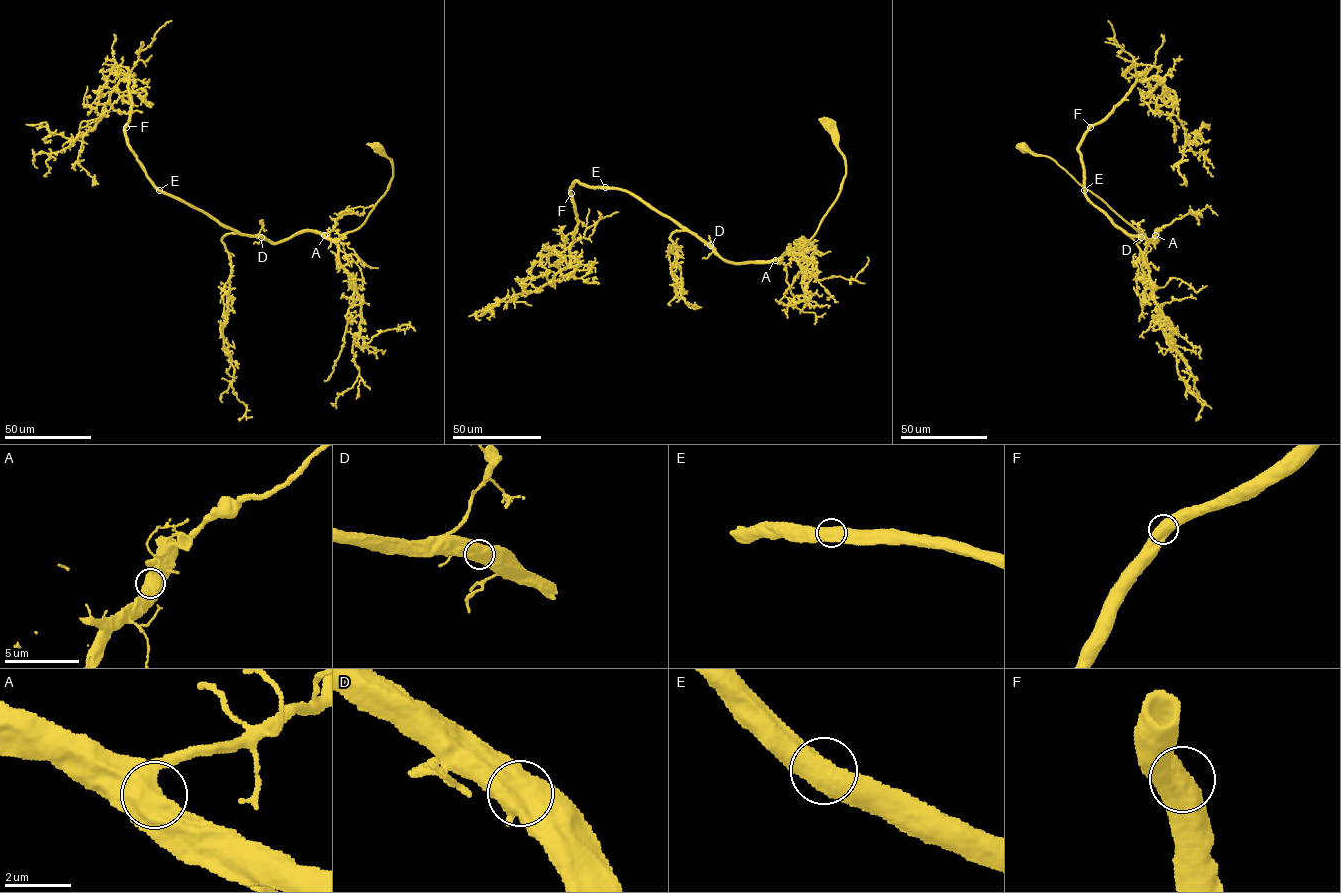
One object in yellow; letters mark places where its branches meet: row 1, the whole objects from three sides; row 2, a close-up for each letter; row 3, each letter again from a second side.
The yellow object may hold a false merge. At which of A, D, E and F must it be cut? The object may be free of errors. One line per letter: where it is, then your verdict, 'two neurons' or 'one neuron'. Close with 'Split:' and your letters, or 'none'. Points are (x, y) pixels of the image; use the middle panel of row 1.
A: (775, 260) | one neuron
D: (710, 245) | one neuron
E: (605, 187) | one neuron
F: (571, 193) | one neuron
Split: none

